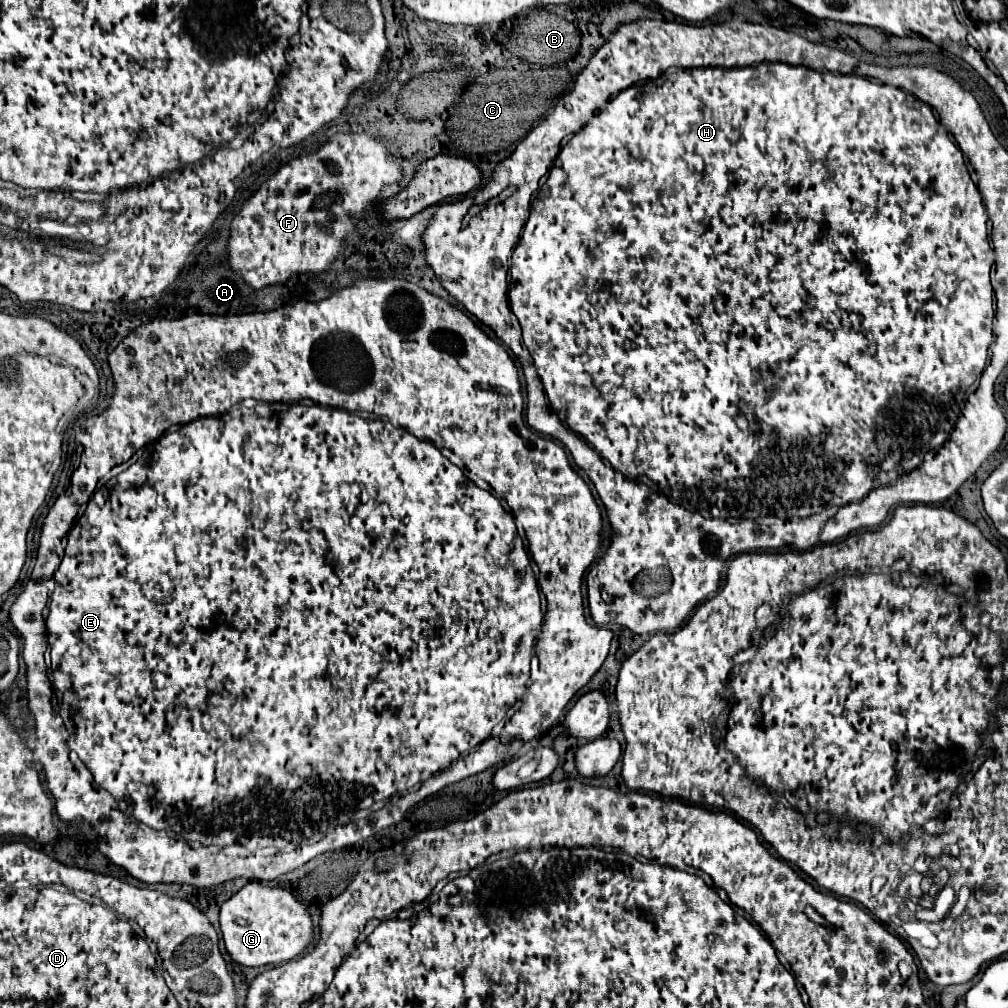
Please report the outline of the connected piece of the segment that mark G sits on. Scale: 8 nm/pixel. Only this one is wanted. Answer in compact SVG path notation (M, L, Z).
M250 881L220 907L220 929L232 961L246 967L280 965L300 955L312 939L306 905L290 891Z

